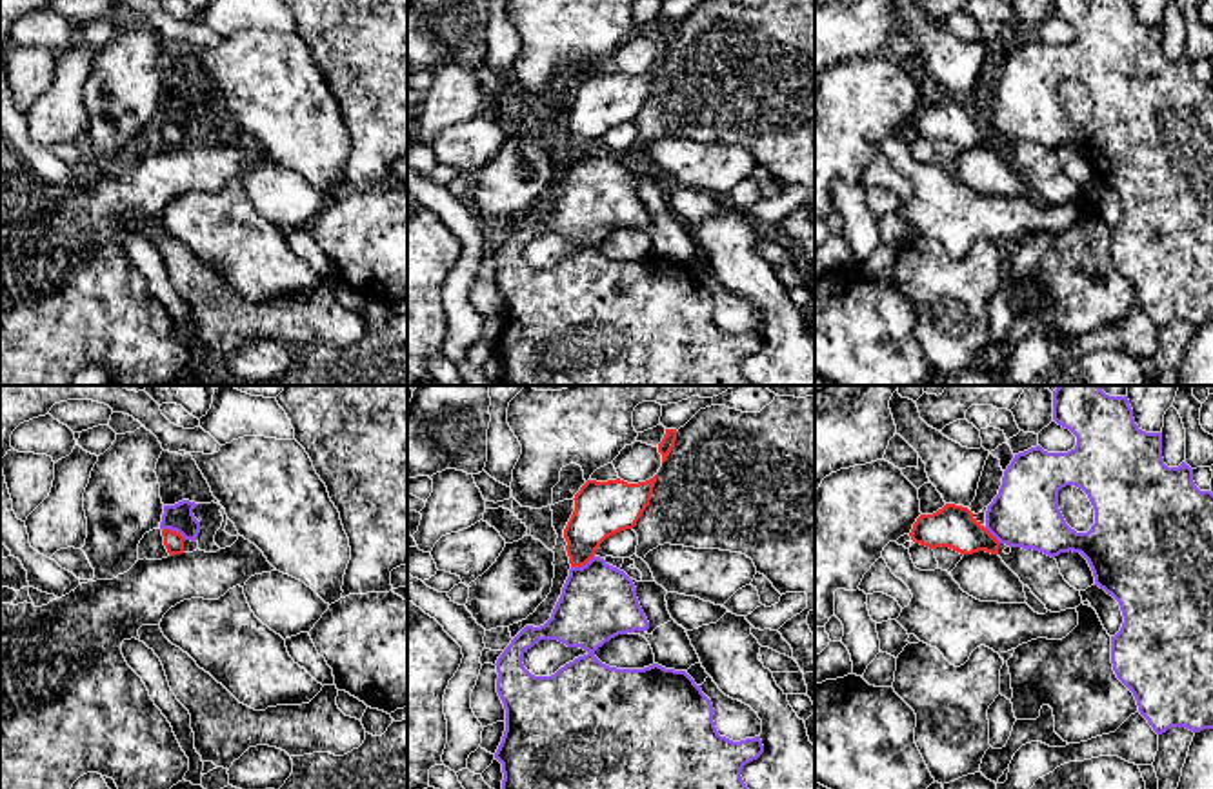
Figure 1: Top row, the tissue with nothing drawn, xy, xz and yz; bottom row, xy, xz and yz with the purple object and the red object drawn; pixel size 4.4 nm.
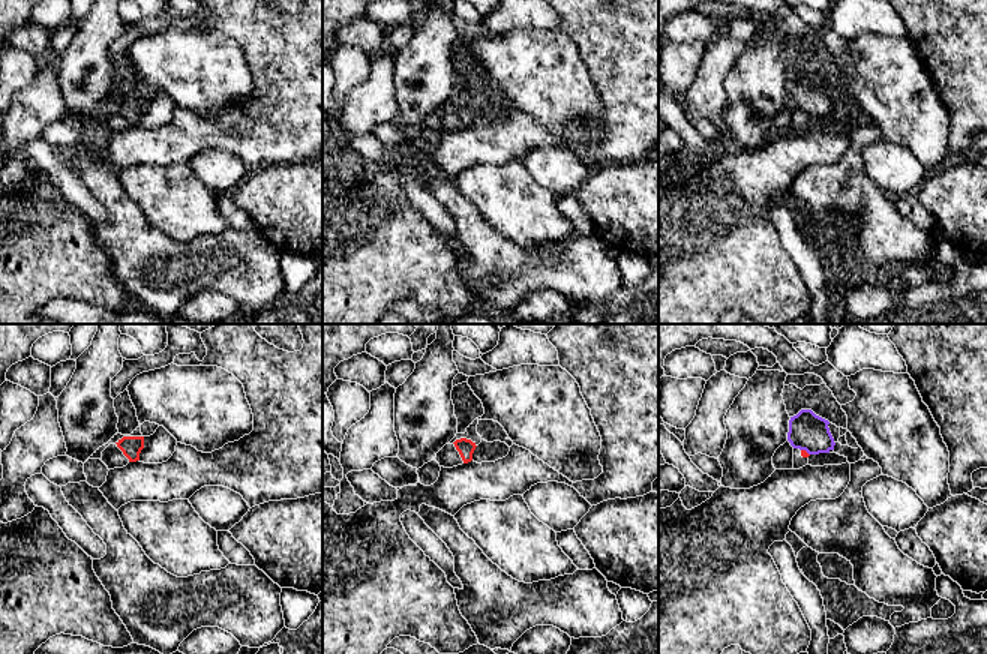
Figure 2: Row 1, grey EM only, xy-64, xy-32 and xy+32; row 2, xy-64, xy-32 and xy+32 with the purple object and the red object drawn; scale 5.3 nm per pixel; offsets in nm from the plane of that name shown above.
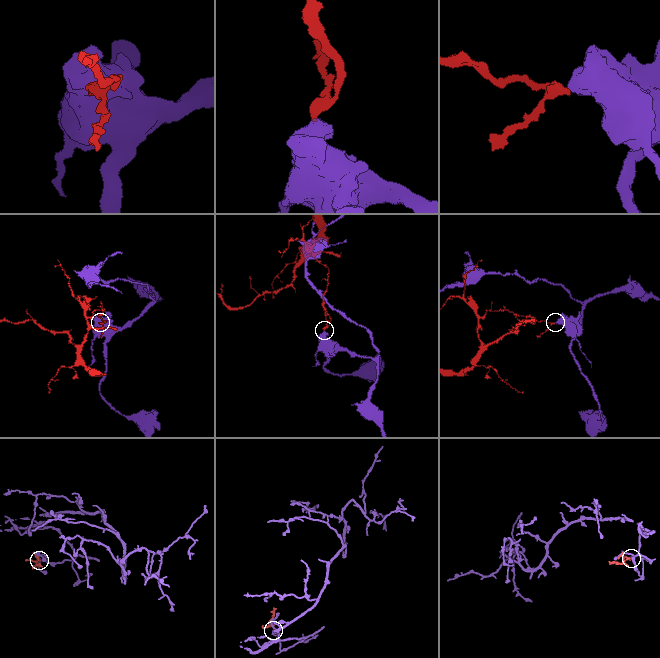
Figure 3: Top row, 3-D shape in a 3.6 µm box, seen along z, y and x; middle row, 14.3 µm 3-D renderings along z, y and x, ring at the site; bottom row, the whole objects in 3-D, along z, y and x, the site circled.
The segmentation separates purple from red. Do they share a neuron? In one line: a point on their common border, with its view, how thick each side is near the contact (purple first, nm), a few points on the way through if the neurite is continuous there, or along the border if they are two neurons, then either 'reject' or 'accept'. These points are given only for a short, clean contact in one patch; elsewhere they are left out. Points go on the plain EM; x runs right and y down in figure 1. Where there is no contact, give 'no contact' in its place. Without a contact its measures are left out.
meets purple in xy at (175, 122); 120 nm thick on the purple side, 90 nm on the other; border along xy (162, 122), (173, 122), (186, 131); reject

